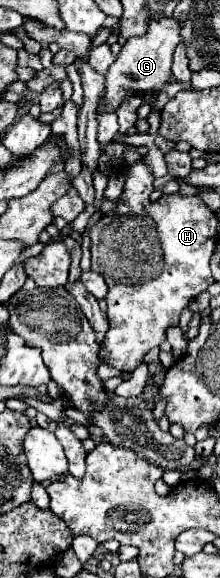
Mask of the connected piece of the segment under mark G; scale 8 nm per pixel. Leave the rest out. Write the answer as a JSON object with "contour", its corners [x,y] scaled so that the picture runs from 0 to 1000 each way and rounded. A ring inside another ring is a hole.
{"contour":[[[709,28],[682,45],[673,55],[636,66],[582,66],[582,73],[555,80],[536,100],[518,104],[518,111],[500,114],[491,128],[482,128],[482,163],[464,180],[445,183],[445,194],[527,194],[536,183],[582,170],[582,166],[645,166],[664,173],[664,159],[727,159],[727,152],[745,152],[745,145],[764,145],[782,138],[782,93],[800,87],[800,80],[818,76],[818,38],[800,38],[800,31],[764,31],[764,28]]]}

